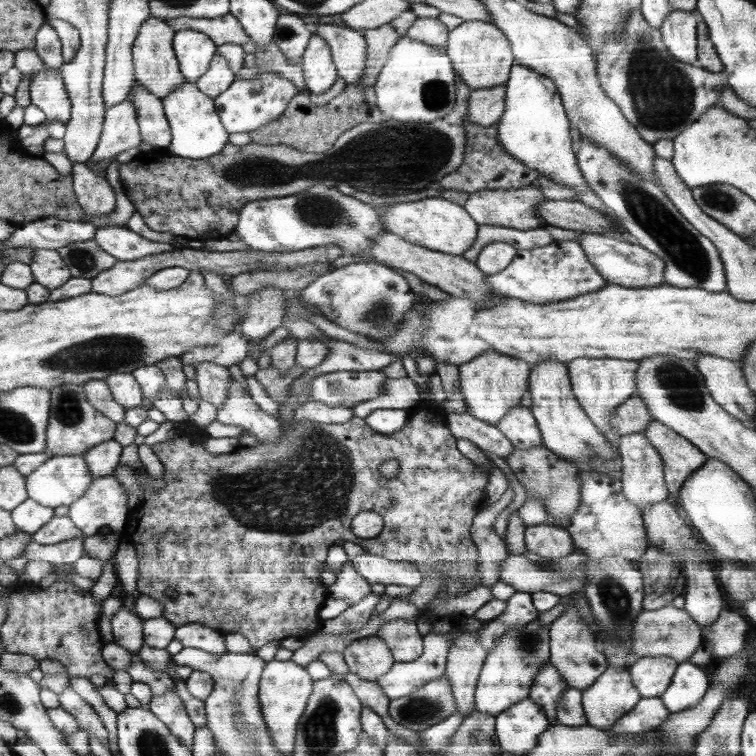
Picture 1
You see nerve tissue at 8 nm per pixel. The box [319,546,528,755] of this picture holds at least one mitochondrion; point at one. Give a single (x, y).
(419, 708)

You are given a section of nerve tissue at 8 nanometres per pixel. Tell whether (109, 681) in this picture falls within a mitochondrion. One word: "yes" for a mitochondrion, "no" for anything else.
no

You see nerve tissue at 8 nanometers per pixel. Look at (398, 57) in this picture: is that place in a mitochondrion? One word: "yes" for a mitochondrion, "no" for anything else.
no

